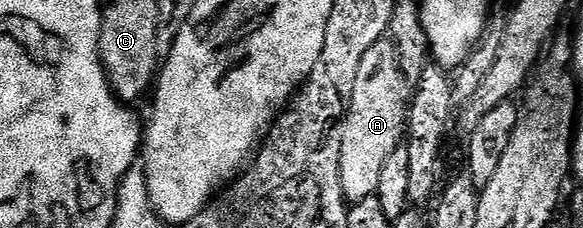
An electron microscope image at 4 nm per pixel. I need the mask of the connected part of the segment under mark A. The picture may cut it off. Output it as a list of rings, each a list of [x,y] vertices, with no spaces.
[[[383,39],[368,47],[360,71],[356,71],[356,87],[352,87],[340,143],[339,183],[347,202],[355,203],[377,194],[384,163],[403,144],[406,136],[406,114],[411,96],[412,89],[400,71],[400,59],[393,41]]]

